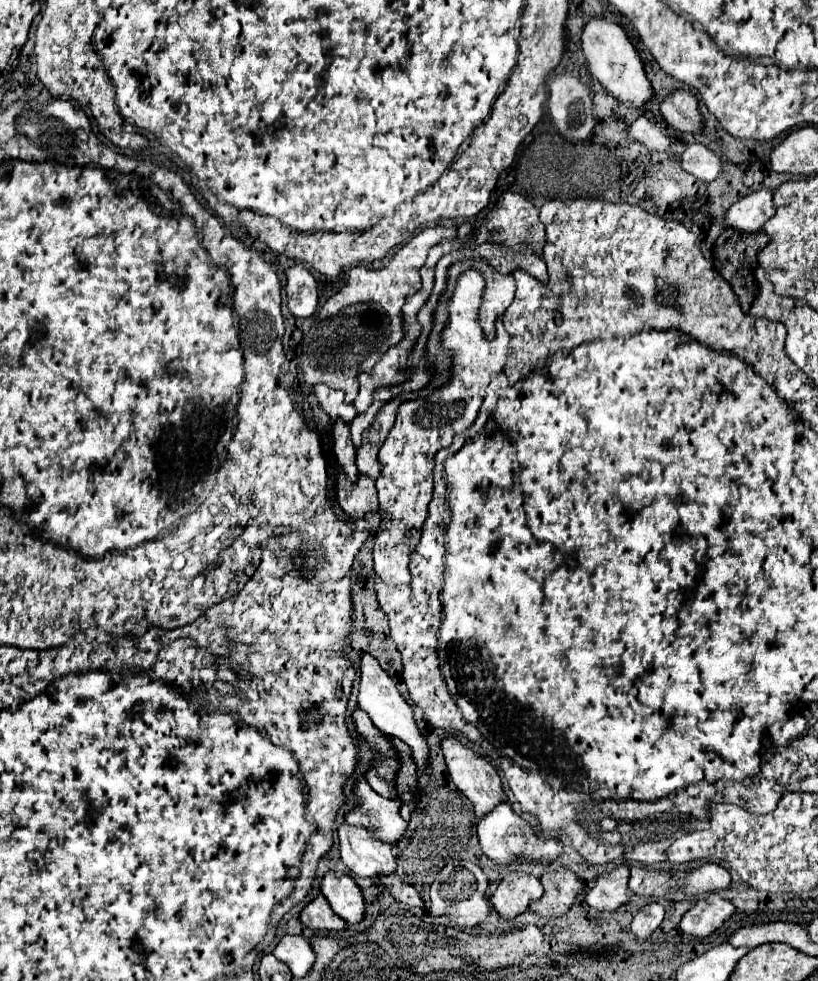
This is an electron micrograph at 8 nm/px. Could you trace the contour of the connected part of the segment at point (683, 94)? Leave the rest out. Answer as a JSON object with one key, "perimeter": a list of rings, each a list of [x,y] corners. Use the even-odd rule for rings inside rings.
{"perimeter":[[[670,90],[660,102],[660,112],[668,124],[684,132],[696,132],[702,126],[698,100],[690,90]]]}

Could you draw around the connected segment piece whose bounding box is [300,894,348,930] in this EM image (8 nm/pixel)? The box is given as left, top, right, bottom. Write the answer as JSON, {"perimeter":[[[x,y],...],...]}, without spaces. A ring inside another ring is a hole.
{"perimeter":[[[322,894],[304,906],[300,912],[300,922],[314,930],[342,930],[348,926],[342,918],[338,918],[338,914],[334,914],[334,910],[330,910],[330,904],[322,898]]]}

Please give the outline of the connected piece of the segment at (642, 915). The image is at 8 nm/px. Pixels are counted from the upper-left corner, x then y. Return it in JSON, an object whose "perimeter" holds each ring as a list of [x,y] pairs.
{"perimeter":[[[660,902],[646,904],[632,920],[632,932],[638,940],[646,940],[662,922],[664,918],[664,906]]]}

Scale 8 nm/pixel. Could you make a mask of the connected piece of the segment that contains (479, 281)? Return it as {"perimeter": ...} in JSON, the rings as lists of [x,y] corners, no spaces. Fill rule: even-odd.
{"perimeter":[[[470,268],[462,272],[456,280],[456,288],[448,300],[448,324],[440,334],[440,346],[452,354],[452,366],[450,366],[450,380],[440,386],[440,390],[434,390],[430,394],[430,400],[420,402],[420,400],[406,400],[398,406],[396,412],[396,422],[390,428],[380,452],[378,452],[378,462],[380,462],[380,476],[376,478],[376,488],[378,488],[378,516],[380,516],[380,526],[382,530],[374,538],[374,570],[376,574],[388,582],[388,584],[408,584],[410,582],[410,572],[408,572],[408,554],[416,548],[420,542],[420,532],[422,524],[428,518],[428,504],[432,500],[432,470],[434,470],[434,454],[440,448],[448,448],[452,444],[454,434],[466,430],[474,420],[480,410],[480,404],[486,394],[486,386],[490,384],[490,376],[500,372],[506,364],[506,354],[508,354],[508,332],[502,326],[502,318],[496,318],[496,334],[494,338],[488,338],[480,326],[478,320],[478,310],[482,304],[482,294],[484,294],[486,282],[484,276]]]}

